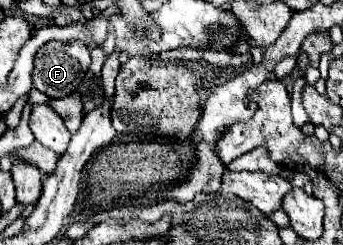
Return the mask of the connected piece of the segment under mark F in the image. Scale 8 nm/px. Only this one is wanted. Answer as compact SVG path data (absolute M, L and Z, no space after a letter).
M49 41L35 55L33 85L49 97L71 95L91 65L91 53L79 41Z

